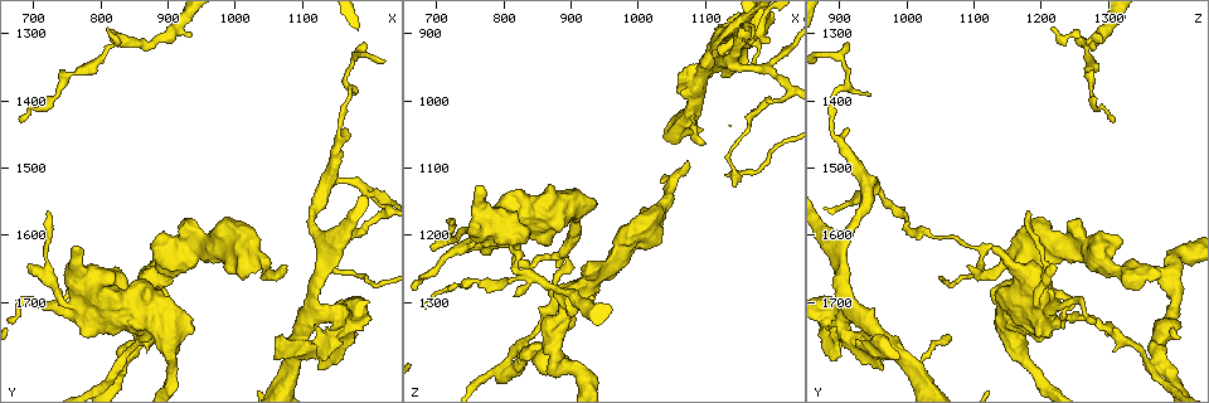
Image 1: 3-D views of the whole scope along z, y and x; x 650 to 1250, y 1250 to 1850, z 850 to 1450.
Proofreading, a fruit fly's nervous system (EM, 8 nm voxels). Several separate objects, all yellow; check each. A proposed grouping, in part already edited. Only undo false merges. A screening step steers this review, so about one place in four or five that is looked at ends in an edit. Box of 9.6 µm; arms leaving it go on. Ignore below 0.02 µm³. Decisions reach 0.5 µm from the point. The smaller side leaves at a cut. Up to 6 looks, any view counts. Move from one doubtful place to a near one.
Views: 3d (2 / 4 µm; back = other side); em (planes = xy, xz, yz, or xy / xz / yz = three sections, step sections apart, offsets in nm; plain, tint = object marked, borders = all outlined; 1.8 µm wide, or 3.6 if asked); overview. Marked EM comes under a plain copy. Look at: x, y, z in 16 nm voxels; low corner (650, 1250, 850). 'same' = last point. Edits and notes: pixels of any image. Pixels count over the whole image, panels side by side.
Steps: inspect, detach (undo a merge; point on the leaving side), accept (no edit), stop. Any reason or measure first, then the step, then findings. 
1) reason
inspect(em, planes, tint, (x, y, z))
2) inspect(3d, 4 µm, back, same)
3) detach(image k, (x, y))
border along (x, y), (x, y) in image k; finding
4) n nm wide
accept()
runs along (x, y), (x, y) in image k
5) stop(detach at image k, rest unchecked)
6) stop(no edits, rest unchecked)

three arms meet
inspect(em, planes, tint, (875, 1670, 1390))

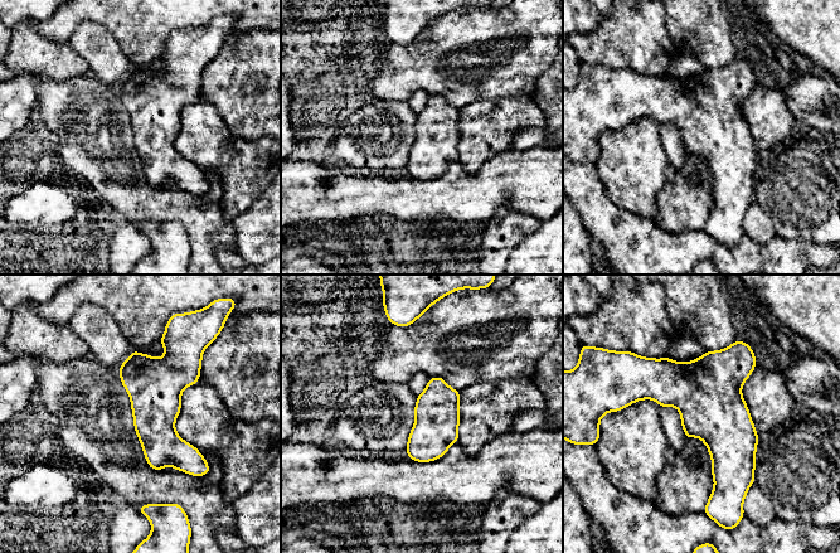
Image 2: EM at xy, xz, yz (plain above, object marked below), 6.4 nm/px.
280 nm wide
accept()
all the same neuron

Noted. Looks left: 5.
a narrow waist
inspect(em, xz, step 16, tint, (890, 1730, 1240))

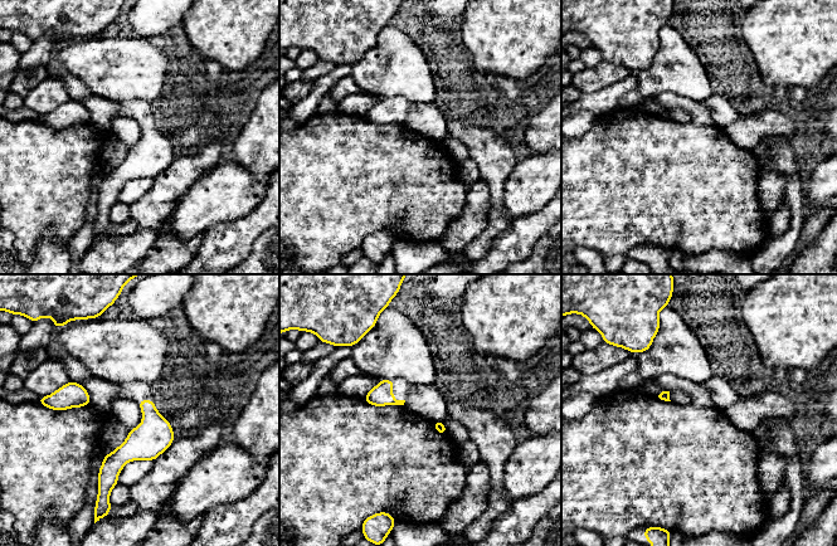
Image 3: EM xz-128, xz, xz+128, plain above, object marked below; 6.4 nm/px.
cut it another way
inspect(em, planes, borders, same)

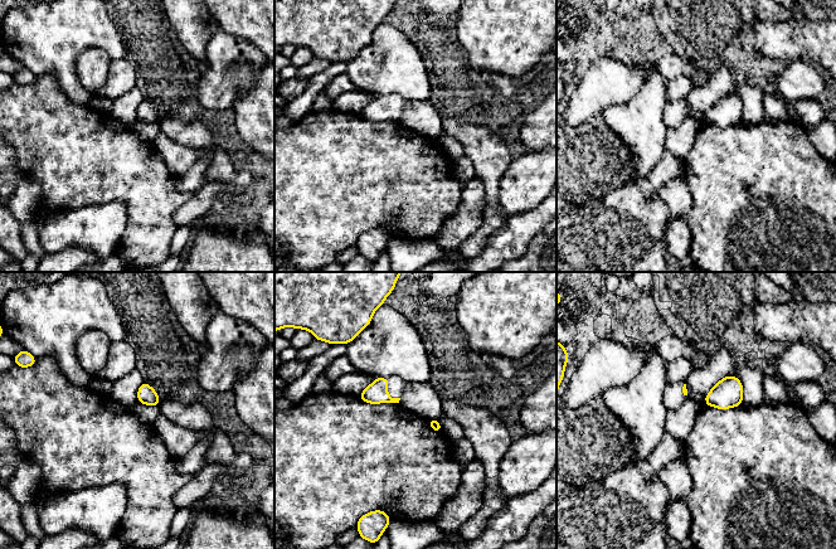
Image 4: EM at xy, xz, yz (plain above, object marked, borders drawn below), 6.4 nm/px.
accept()
all the same neuron

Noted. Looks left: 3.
three-way junction
inspect(3d, 4 µm, (1195, 1535, 955))

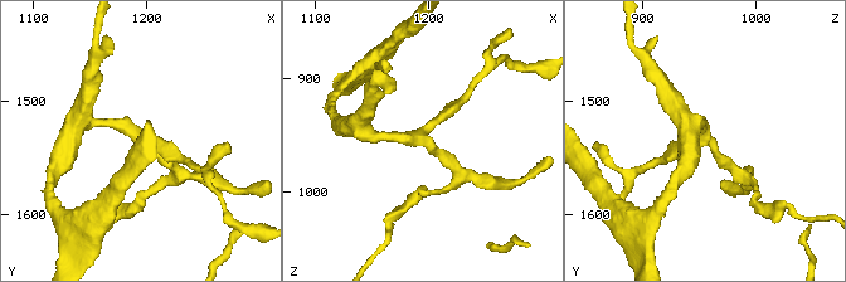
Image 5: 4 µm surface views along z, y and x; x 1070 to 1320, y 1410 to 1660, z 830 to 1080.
3 arms; arms of 160, 180, 200 nm; shape alone is not enough
inspect(em, planes, tint, (1192, 1532, 954))

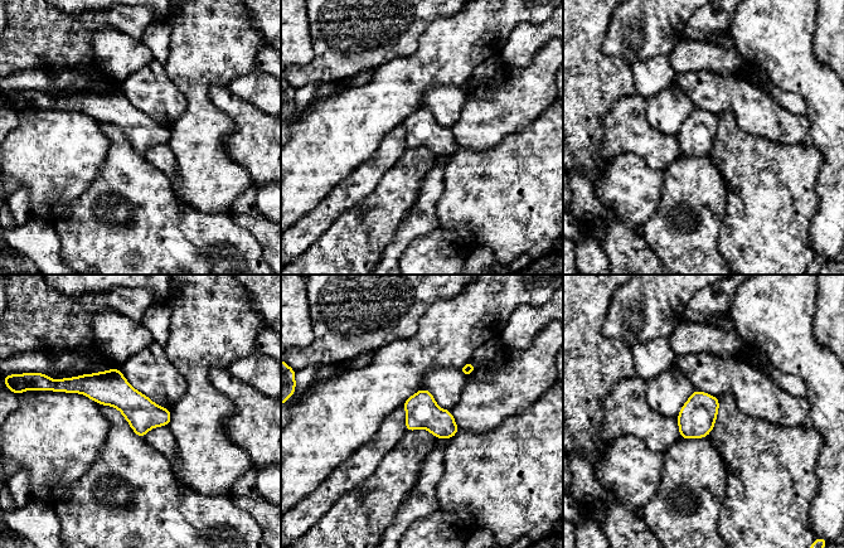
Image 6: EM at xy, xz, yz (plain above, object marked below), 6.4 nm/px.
accept()
runs along (69, 389), (111, 388), (166, 420) in image 6; one neuron here

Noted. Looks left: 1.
stop(no edits, rest unchecked)

